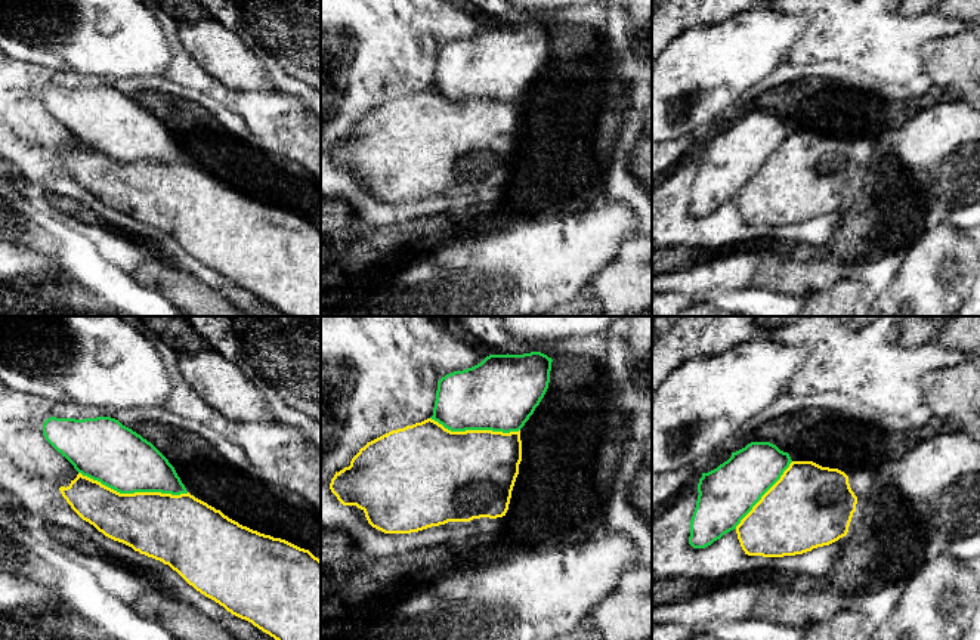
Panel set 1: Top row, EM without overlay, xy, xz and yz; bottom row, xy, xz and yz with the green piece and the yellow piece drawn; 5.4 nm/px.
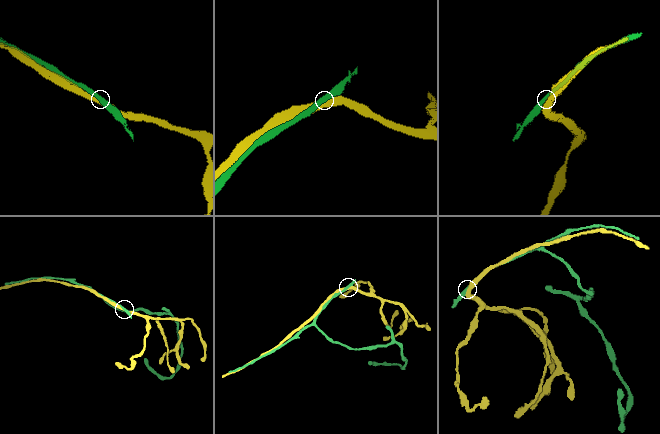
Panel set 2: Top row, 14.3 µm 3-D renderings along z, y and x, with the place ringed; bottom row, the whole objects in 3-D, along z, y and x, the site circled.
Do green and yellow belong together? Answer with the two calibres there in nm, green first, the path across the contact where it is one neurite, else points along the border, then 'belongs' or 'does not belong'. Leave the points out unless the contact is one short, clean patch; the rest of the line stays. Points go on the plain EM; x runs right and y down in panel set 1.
340 nm thick on the green side, 360 nm on the other; does not belong

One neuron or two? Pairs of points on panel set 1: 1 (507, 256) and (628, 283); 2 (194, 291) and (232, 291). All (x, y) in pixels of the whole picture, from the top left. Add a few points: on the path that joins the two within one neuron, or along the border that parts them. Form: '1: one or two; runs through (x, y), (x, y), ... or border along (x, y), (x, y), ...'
1: two; border along (618, 249), (618, 253), (583, 288)
2: two; border along (218, 291), (229, 300)

